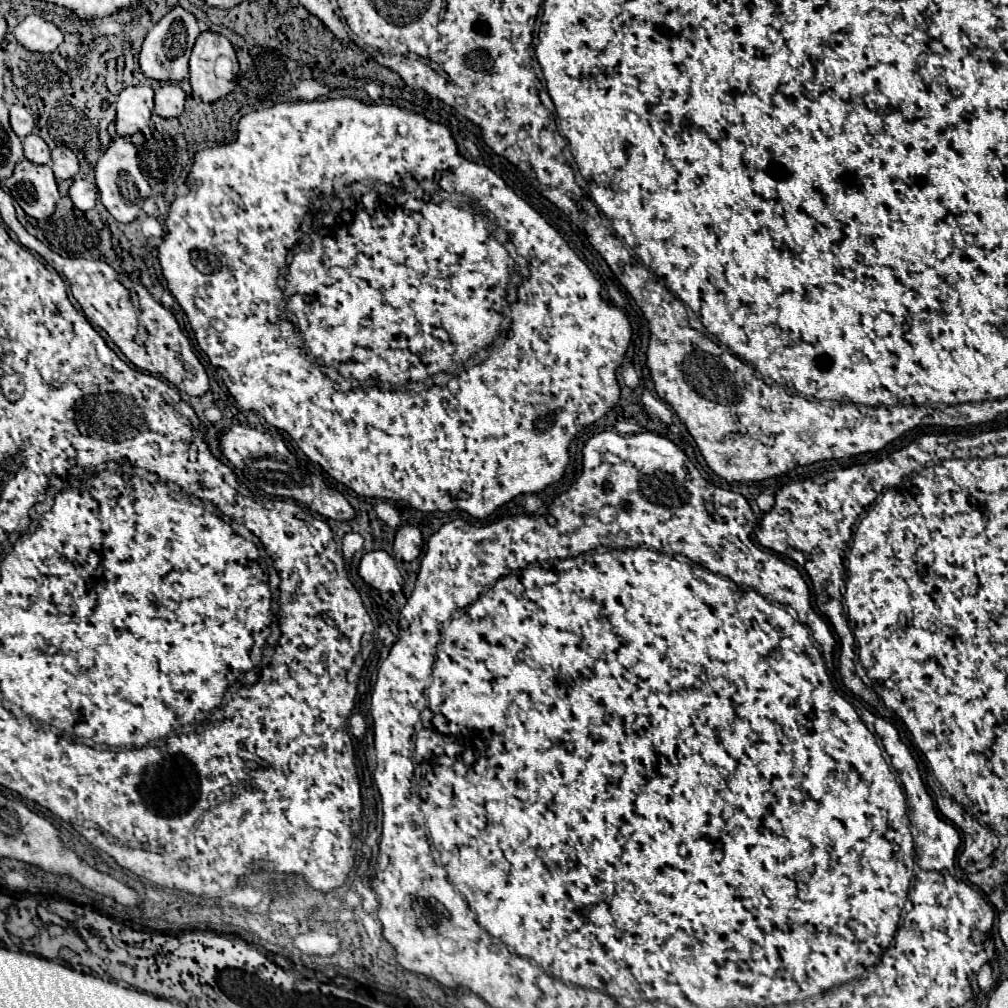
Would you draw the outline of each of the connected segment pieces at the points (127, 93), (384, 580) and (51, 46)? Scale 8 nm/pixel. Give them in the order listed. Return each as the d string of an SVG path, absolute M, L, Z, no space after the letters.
M129 86L119 94L115 130L117 136L129 138L149 124L153 110L153 90L149 86Z
M385 550L365 554L359 564L359 576L379 592L401 592L403 578L395 566L395 560Z
M35 14L27 16L21 24L17 24L13 30L13 36L29 52L49 52L51 54L63 42L63 32L55 24Z

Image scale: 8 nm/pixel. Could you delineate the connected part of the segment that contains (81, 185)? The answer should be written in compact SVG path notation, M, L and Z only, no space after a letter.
M75 178L73 186L69 190L69 196L71 196L75 208L91 210L91 208L95 208L95 202L97 202L97 186L89 180Z

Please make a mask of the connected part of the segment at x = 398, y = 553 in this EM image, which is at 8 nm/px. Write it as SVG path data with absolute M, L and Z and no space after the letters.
M401 526L395 534L395 544L393 544L393 554L397 560L411 562L421 554L423 548L423 538L417 526Z

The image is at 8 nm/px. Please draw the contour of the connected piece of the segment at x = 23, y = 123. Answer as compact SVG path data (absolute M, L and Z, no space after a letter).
M11 106L9 108L9 118L11 118L11 128L15 130L15 134L19 136L19 138L25 138L27 134L31 134L33 132L33 128L35 128L35 120L33 120L33 116L23 108L23 106Z

